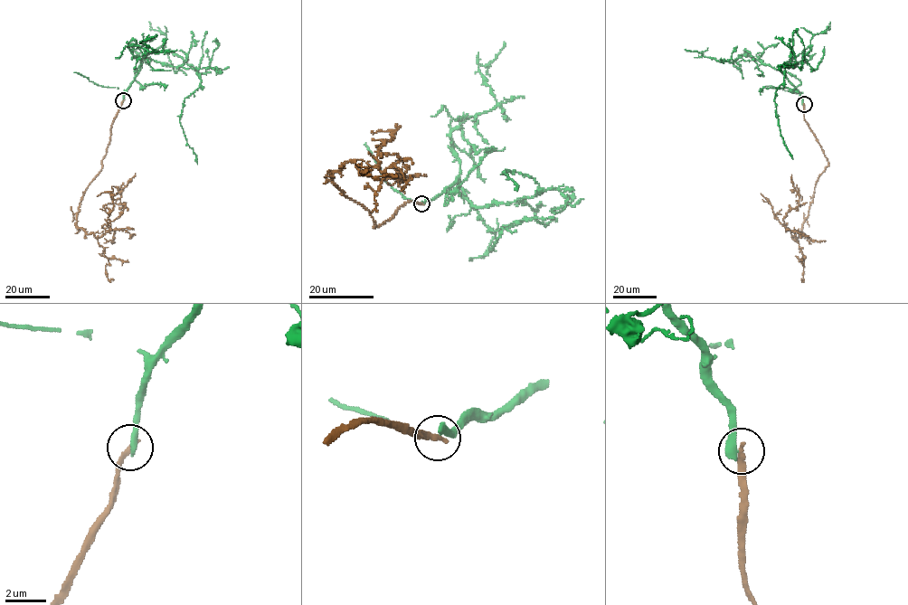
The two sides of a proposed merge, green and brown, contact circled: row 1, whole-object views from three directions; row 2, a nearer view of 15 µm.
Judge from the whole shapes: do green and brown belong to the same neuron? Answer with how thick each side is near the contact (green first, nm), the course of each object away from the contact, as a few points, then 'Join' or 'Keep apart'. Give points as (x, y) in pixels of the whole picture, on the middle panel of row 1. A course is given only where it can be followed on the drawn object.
Thickness 400 nm (green) against 280 nm. Course of green: (421, 203), (458, 177), (477, 207), (541, 191), (529, 175), (503, 172), (516, 190). Course of brown: (421, 203), (373, 226), (329, 173), (353, 160), (377, 167), (387, 153), (406, 166), (401, 182), (427, 175). Keep apart

